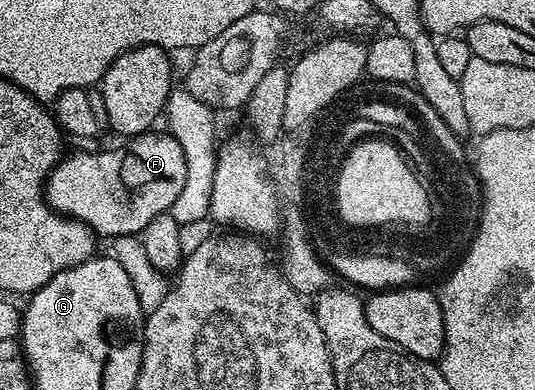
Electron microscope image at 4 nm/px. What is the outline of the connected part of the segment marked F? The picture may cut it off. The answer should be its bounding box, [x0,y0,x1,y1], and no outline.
[45,131,186,236]

